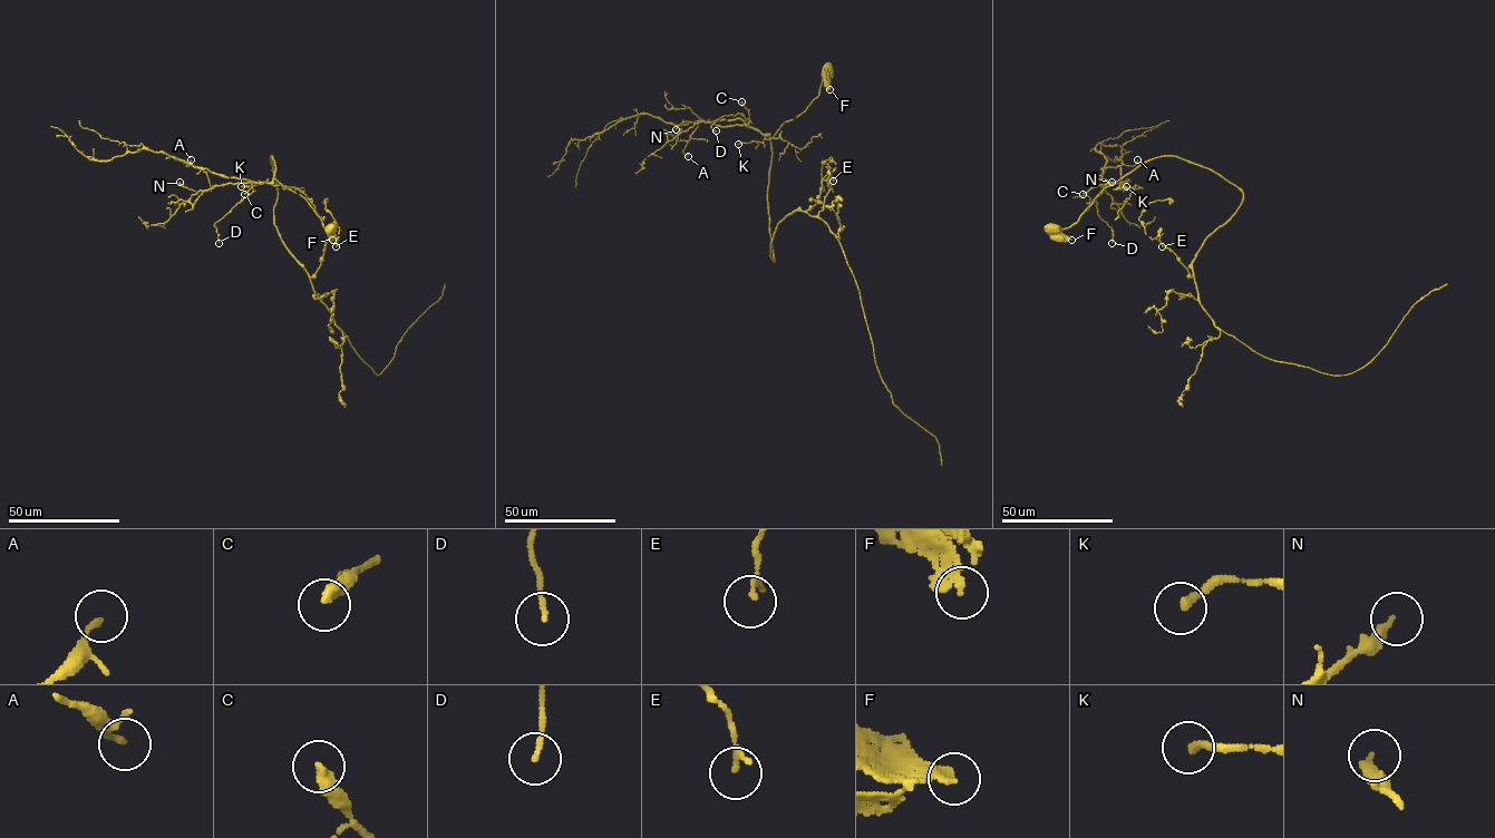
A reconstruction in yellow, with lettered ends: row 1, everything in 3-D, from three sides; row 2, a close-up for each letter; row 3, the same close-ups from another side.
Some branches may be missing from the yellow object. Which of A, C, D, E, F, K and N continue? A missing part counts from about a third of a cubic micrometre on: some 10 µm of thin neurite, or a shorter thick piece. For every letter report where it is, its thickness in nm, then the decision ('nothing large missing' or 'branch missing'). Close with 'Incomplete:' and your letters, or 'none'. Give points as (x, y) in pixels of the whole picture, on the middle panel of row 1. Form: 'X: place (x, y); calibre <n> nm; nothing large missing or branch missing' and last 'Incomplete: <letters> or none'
A: place (688, 156); calibre 140 nm; nothing large missing
C: place (741, 101); calibre 400 nm; nothing large missing
D: place (716, 130); calibre 130 nm; nothing large missing
E: place (833, 181); calibre 190 nm; nothing large missing
F: place (829, 89); calibre 220 nm; nothing large missing
K: place (738, 144); calibre 240 nm; nothing large missing
N: place (676, 129); calibre 300 nm; nothing large missing
Incomplete: none

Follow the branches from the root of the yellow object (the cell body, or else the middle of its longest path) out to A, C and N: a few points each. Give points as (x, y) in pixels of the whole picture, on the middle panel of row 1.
A: (826, 71), (818, 95), (796, 117), (785, 122), (772, 138), (739, 118), (700, 120), (682, 150), (688, 156)
C: (826, 71), (818, 95), (796, 117), (785, 122), (772, 138), (748, 124), (748, 110), (741, 101)
N: (826, 71), (818, 95), (796, 117), (785, 122), (772, 138), (747, 125), (719, 126), (683, 122), (676, 129)

